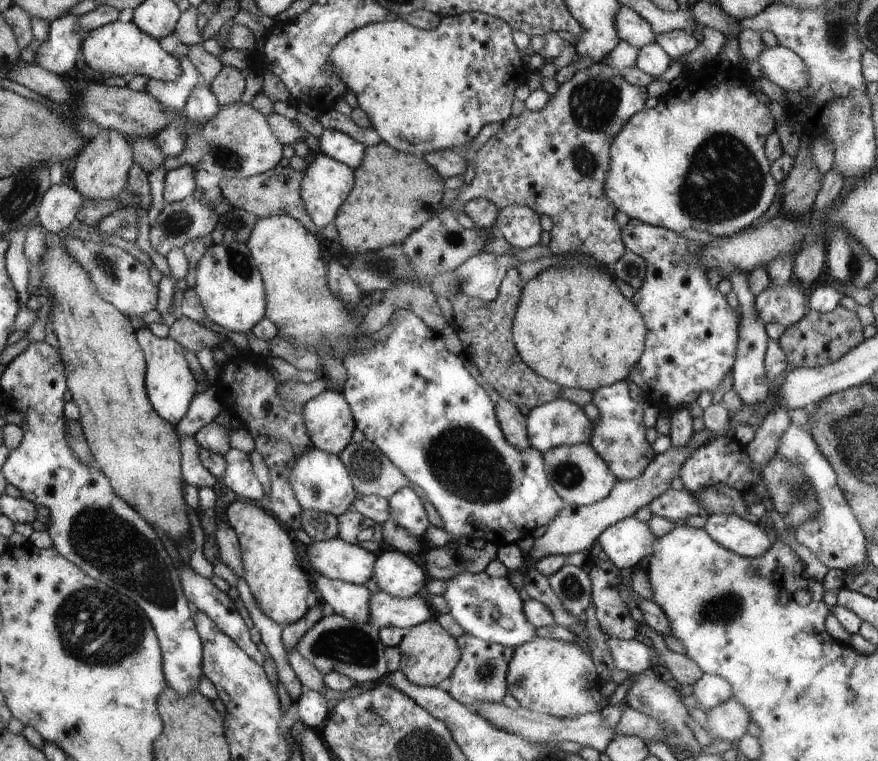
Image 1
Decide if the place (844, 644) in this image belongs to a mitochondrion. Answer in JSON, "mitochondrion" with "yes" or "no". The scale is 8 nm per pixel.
{"mitochondrion":"no"}

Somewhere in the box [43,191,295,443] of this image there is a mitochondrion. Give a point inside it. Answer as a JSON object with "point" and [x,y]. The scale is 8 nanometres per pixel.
{"point":[178,222]}

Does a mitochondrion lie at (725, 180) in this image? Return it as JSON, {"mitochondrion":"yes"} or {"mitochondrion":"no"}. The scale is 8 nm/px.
{"mitochondrion":"yes"}

